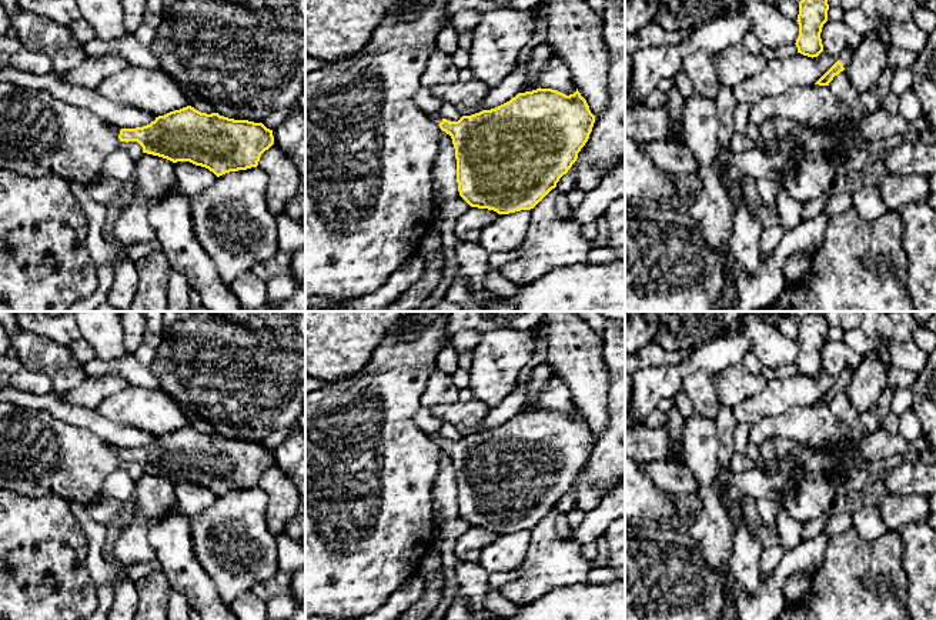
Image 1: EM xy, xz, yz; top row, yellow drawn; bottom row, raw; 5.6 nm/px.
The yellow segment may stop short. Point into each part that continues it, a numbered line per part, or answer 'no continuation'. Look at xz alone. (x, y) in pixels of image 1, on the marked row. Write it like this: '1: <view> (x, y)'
no continuation

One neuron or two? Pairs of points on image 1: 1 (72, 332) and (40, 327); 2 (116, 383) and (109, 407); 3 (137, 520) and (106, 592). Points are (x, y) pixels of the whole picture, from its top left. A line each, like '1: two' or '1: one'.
1: one
2: two
3: one

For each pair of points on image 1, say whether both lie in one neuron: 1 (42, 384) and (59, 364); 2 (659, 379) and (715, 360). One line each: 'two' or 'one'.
1: two
2: one

